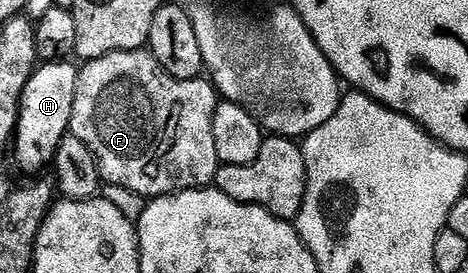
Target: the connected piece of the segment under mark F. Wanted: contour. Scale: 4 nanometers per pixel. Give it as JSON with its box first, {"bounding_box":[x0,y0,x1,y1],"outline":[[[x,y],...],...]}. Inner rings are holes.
{"bounding_box":[72,49,219,197],"outline":[[[128,49],[122,53],[108,53],[94,61],[84,62],[80,66],[77,74],[77,90],[75,91],[75,103],[73,104],[73,123],[72,132],[82,141],[86,147],[93,152],[93,160],[99,166],[100,176],[109,177],[113,185],[122,185],[123,188],[129,189],[129,193],[136,195],[140,189],[143,189],[139,183],[147,181],[145,189],[153,191],[154,197],[163,197],[167,193],[176,193],[183,189],[199,189],[209,187],[217,180],[217,152],[215,151],[215,135],[213,134],[213,116],[219,104],[219,94],[208,80],[205,81],[179,81],[172,77],[174,74],[170,70],[164,69],[153,58],[153,54],[148,51],[139,49]],[[131,165],[153,165],[153,179],[145,177],[131,177]]]}

